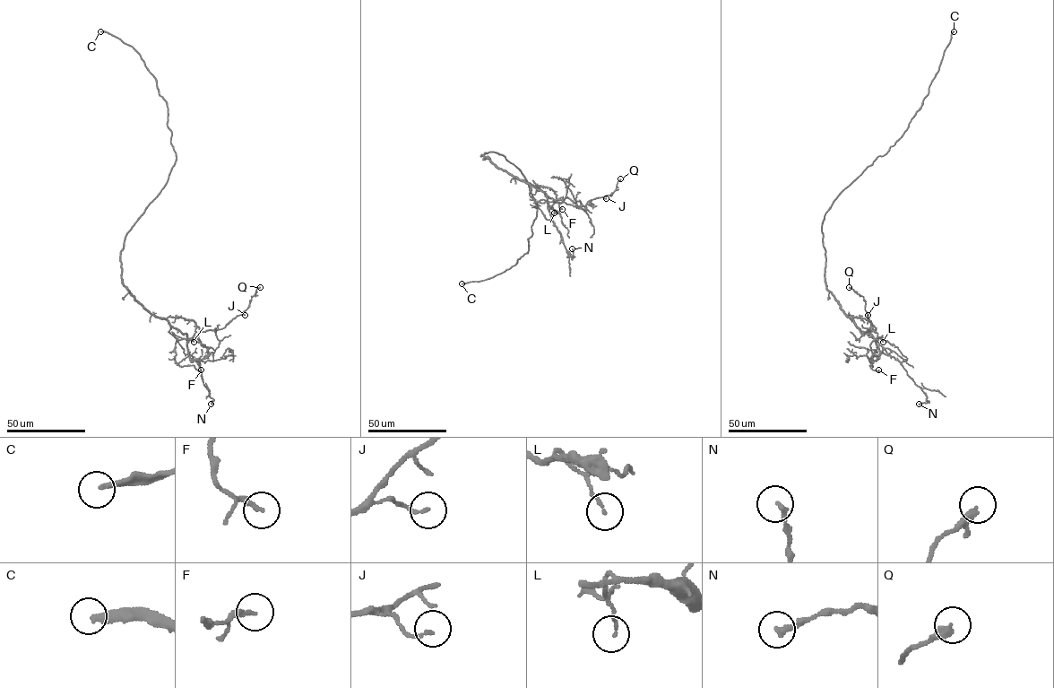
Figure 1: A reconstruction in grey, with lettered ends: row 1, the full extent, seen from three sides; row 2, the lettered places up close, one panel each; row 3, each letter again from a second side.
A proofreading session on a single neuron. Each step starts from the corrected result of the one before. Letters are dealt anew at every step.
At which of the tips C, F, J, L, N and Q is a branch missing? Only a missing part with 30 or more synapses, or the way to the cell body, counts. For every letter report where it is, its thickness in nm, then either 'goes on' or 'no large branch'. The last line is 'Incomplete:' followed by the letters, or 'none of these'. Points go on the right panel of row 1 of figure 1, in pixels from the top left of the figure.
C: place (954, 31); calibre 260 nm; goes on
F: place (878, 370); calibre 200 nm; no large branch
J: place (868, 315); calibre 120 nm; no large branch
L: place (883, 342); calibre 100 nm; no large branch
N: place (919, 404); calibre 200 nm; no large branch
Q: place (849, 287); calibre 220 nm; no large branch
Incomplete: C

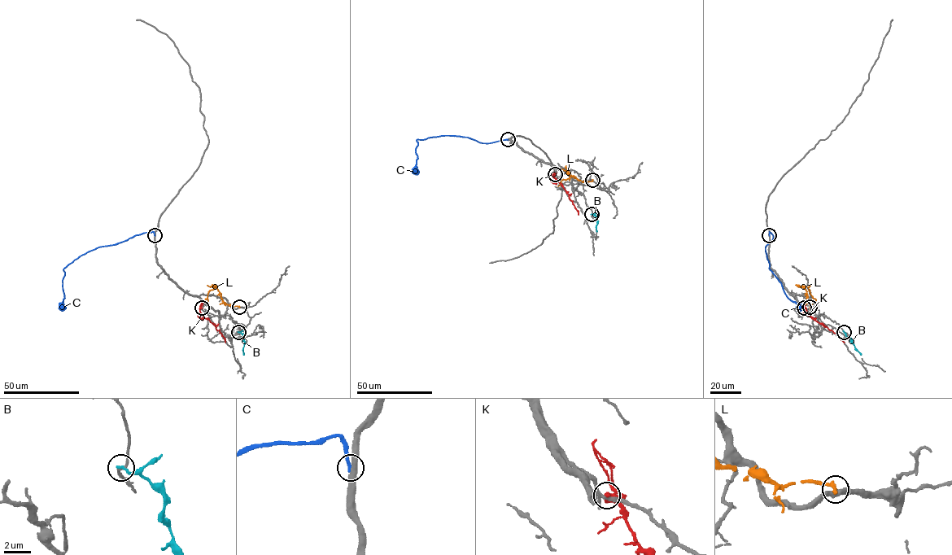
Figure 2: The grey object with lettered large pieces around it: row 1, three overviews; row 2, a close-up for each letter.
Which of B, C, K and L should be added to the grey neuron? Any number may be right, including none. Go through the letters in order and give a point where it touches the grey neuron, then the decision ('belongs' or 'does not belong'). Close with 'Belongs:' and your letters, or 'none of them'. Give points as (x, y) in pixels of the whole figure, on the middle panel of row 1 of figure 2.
B: (591, 214) | does not belong
C: (508, 139) | belongs
K: (555, 174) | does not belong
L: (592, 180) | does not belong
Belongs: C

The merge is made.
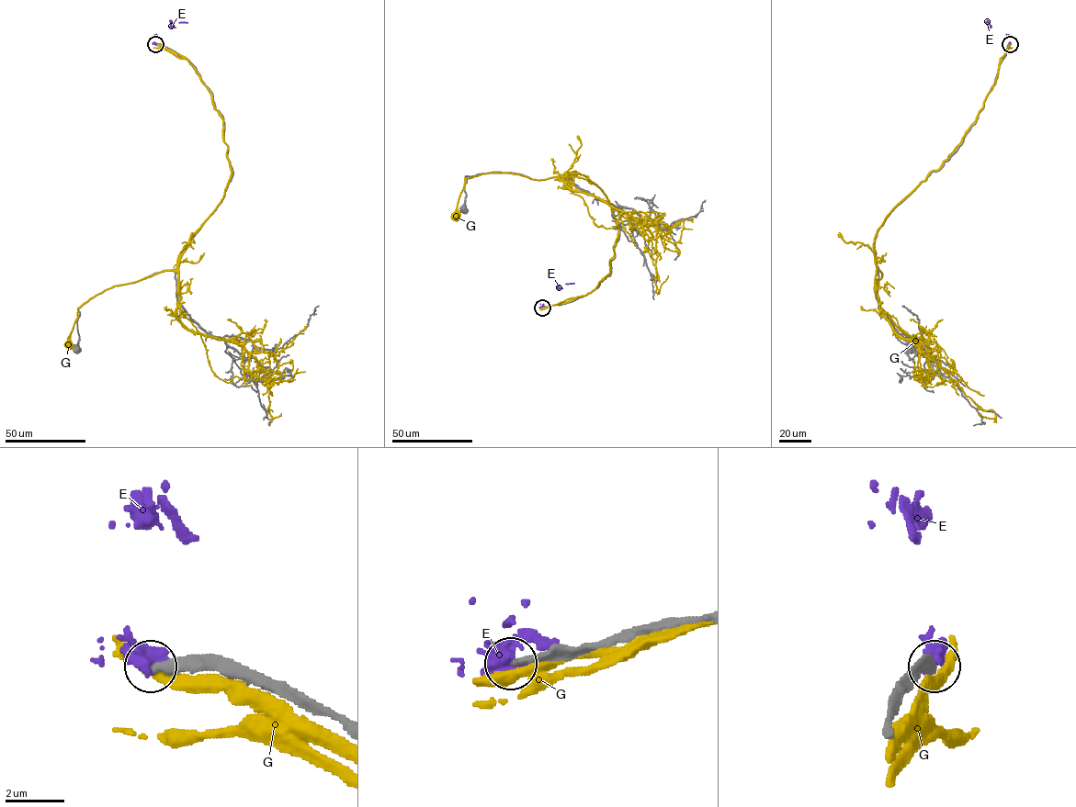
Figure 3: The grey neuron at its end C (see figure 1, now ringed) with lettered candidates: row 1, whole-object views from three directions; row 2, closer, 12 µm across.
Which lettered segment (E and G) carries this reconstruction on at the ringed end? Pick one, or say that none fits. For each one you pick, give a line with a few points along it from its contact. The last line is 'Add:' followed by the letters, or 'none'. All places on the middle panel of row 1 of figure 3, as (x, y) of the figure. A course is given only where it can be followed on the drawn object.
Add: none

